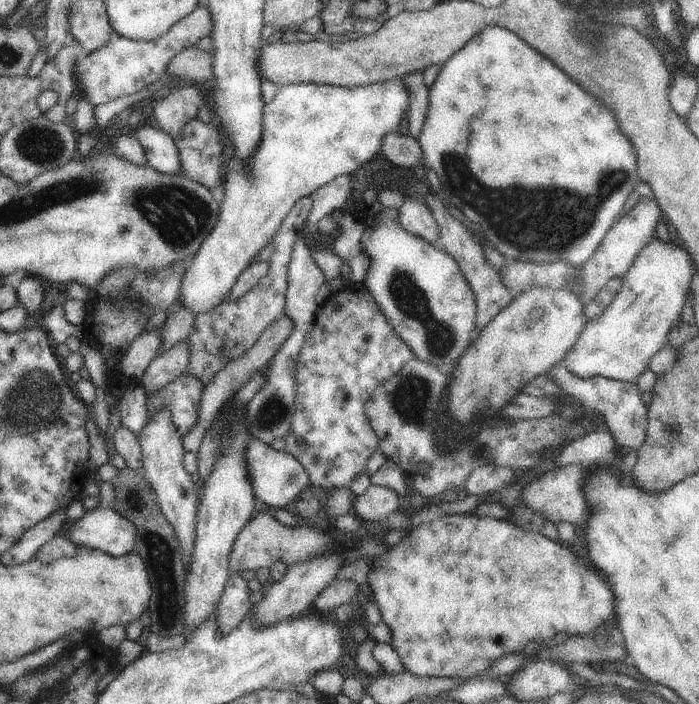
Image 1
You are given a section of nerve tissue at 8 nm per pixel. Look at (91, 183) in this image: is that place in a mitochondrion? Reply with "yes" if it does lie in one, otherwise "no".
yes

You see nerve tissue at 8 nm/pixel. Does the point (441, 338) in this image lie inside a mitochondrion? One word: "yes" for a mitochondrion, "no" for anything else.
yes

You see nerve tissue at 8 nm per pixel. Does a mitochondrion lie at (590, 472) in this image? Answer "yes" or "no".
no

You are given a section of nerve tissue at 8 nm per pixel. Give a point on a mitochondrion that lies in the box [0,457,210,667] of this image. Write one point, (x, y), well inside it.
(166, 586)

